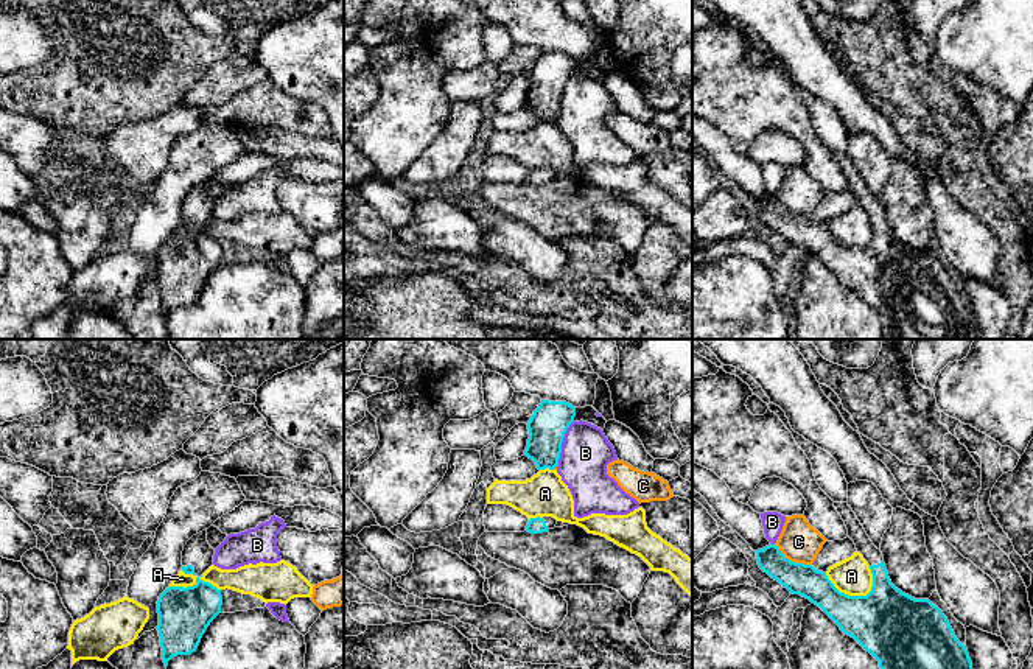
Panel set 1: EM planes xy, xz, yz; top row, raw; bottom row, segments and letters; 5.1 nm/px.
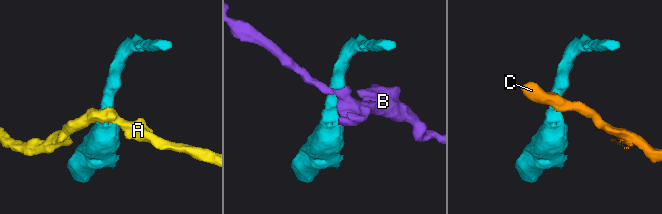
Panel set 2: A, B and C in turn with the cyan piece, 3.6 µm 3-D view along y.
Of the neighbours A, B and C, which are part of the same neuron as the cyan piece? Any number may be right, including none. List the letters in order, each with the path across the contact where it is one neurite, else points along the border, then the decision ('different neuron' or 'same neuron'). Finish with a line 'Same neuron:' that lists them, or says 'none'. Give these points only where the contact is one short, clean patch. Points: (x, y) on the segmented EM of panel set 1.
A: border yz (825, 573), (840, 591), (848, 595), (865, 595), (873, 585); different neuron
B: border xz (573, 420), (565, 433), (557, 464); different neuron
C: border yz (775, 543), (791, 560), (811, 565); different neuron
Same neuron: none

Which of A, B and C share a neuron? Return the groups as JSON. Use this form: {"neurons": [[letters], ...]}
{"neurons": [["A"], ["B"], ["C"]]}

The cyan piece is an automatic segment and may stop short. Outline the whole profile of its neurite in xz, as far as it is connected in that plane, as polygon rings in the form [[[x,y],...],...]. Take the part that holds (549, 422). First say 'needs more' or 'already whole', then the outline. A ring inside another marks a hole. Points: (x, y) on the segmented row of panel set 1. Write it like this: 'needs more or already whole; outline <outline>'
already whole; outline [[[541,400],[538,408],[534,411],[527,422],[529,439],[524,456],[532,459],[538,470],[554,470],[559,465],[563,437],[569,425],[574,422],[574,417],[576,408],[566,401]]]

